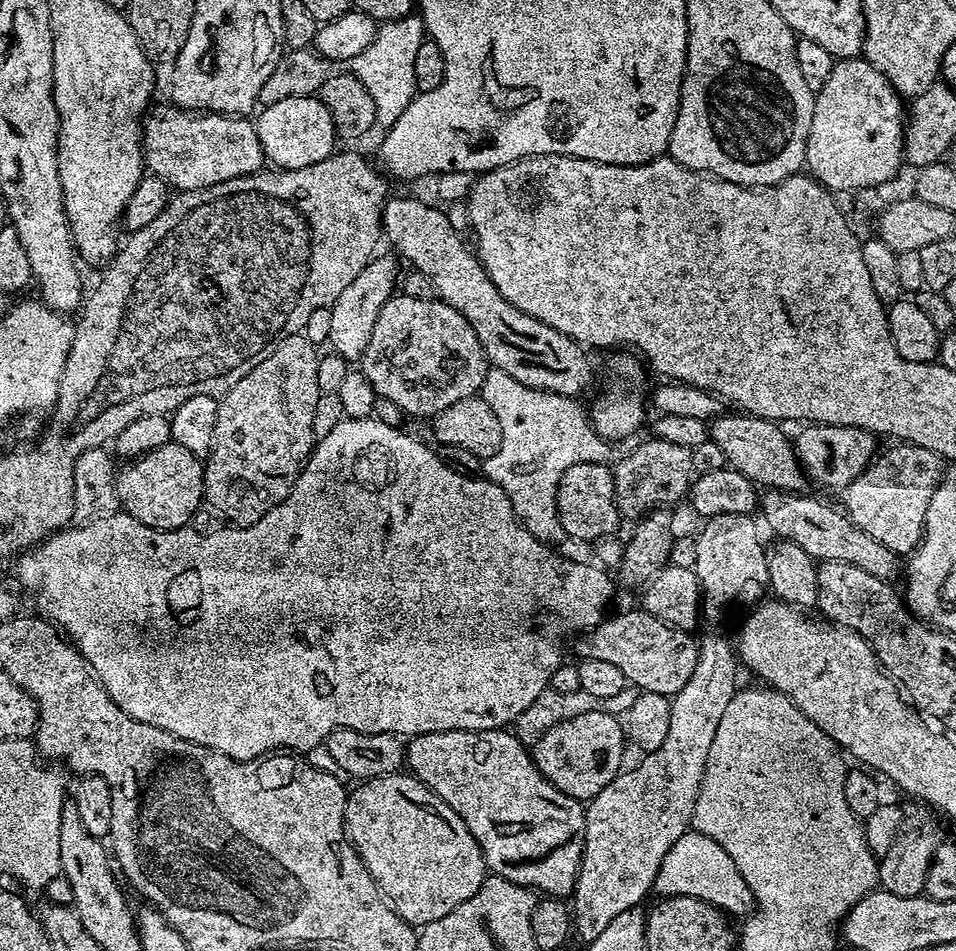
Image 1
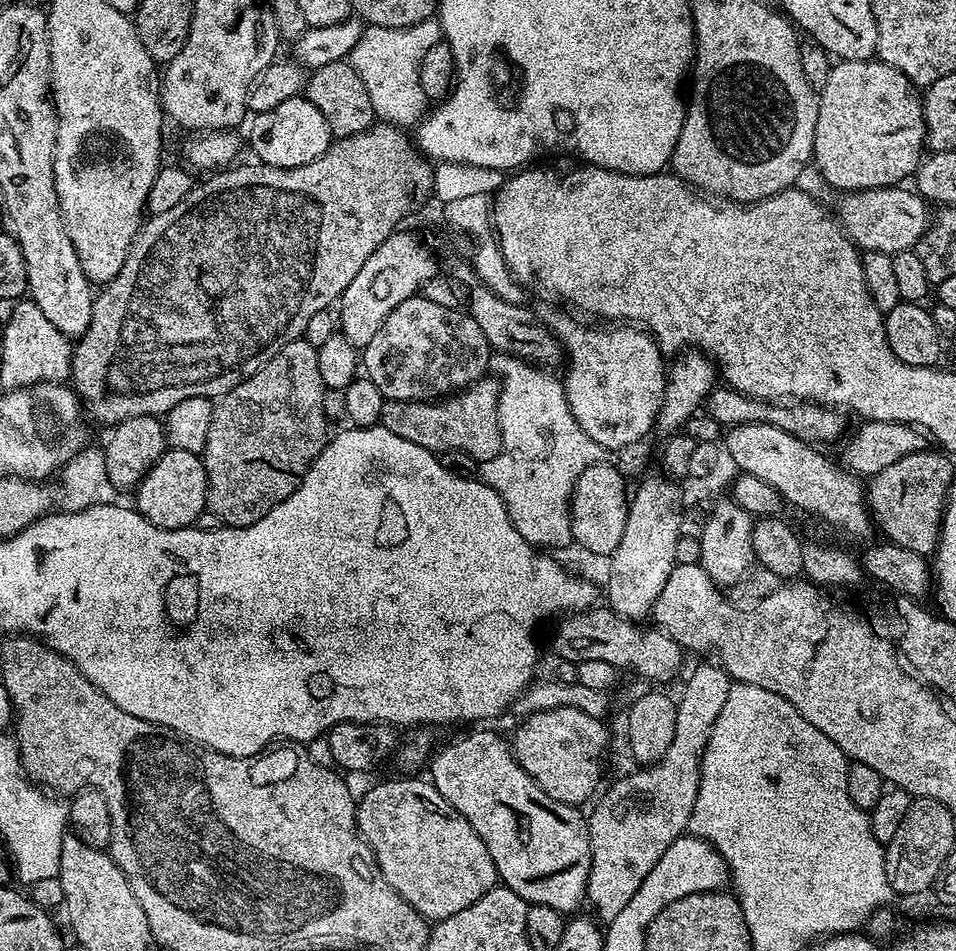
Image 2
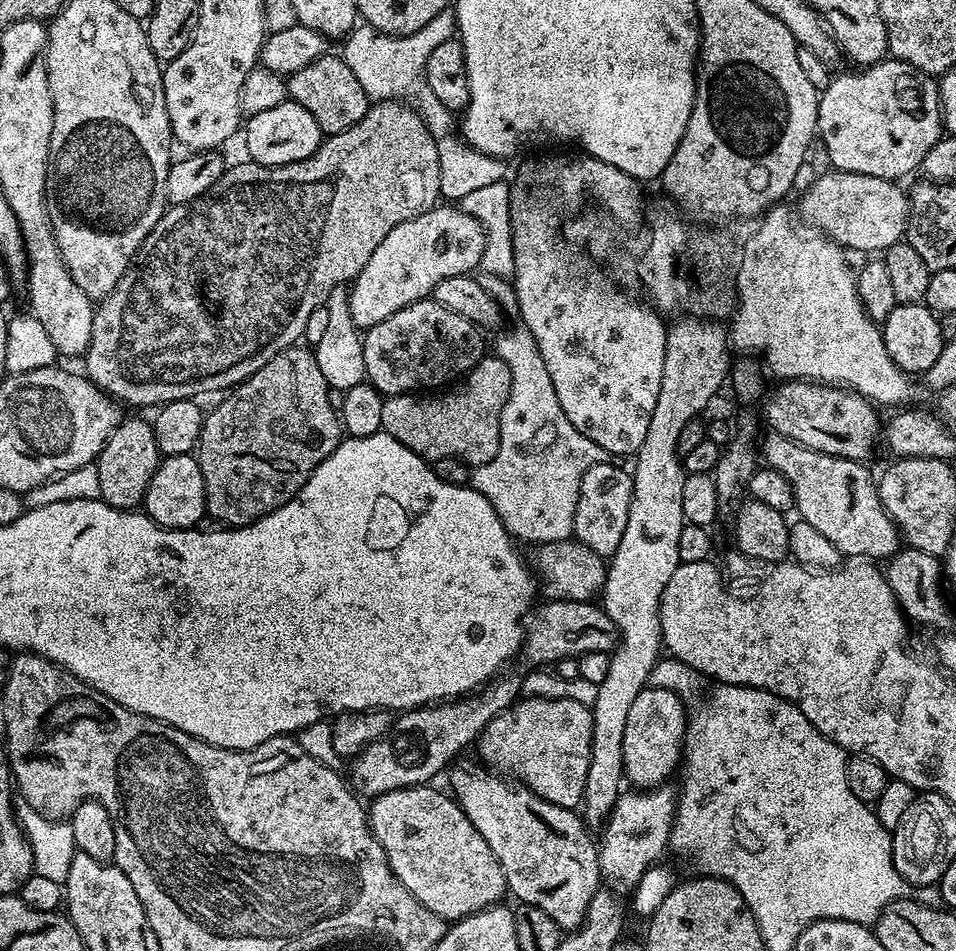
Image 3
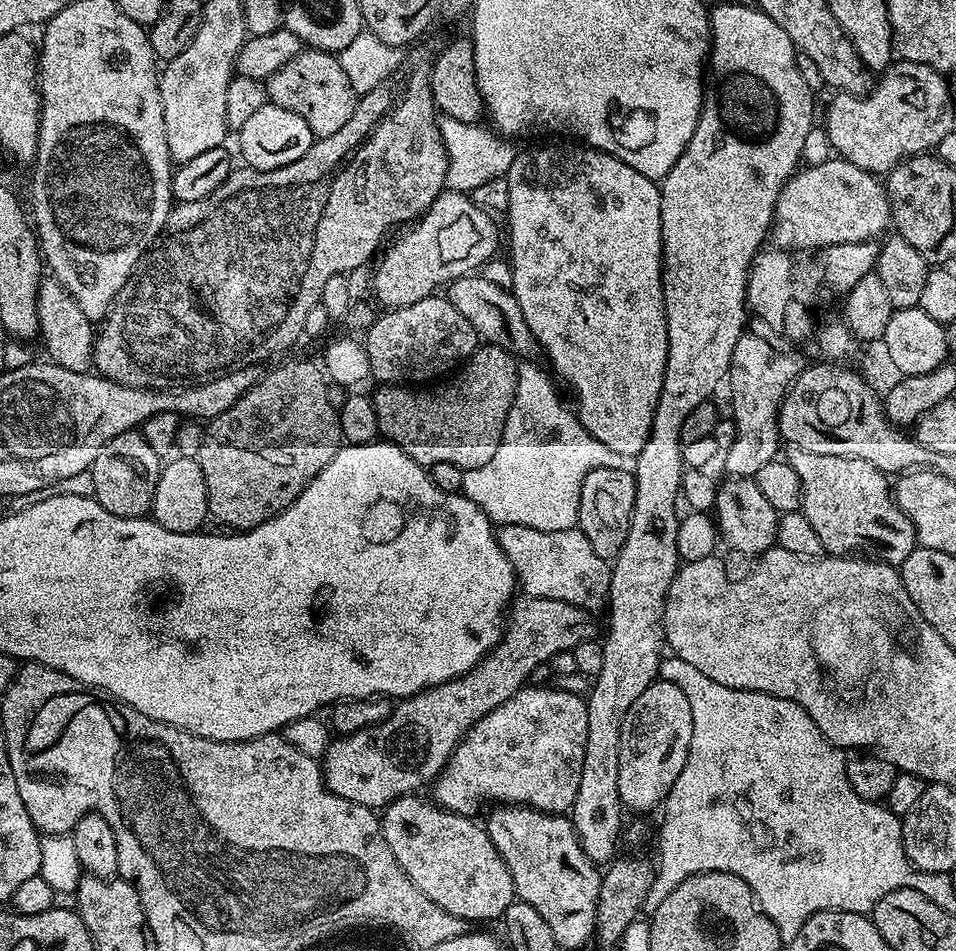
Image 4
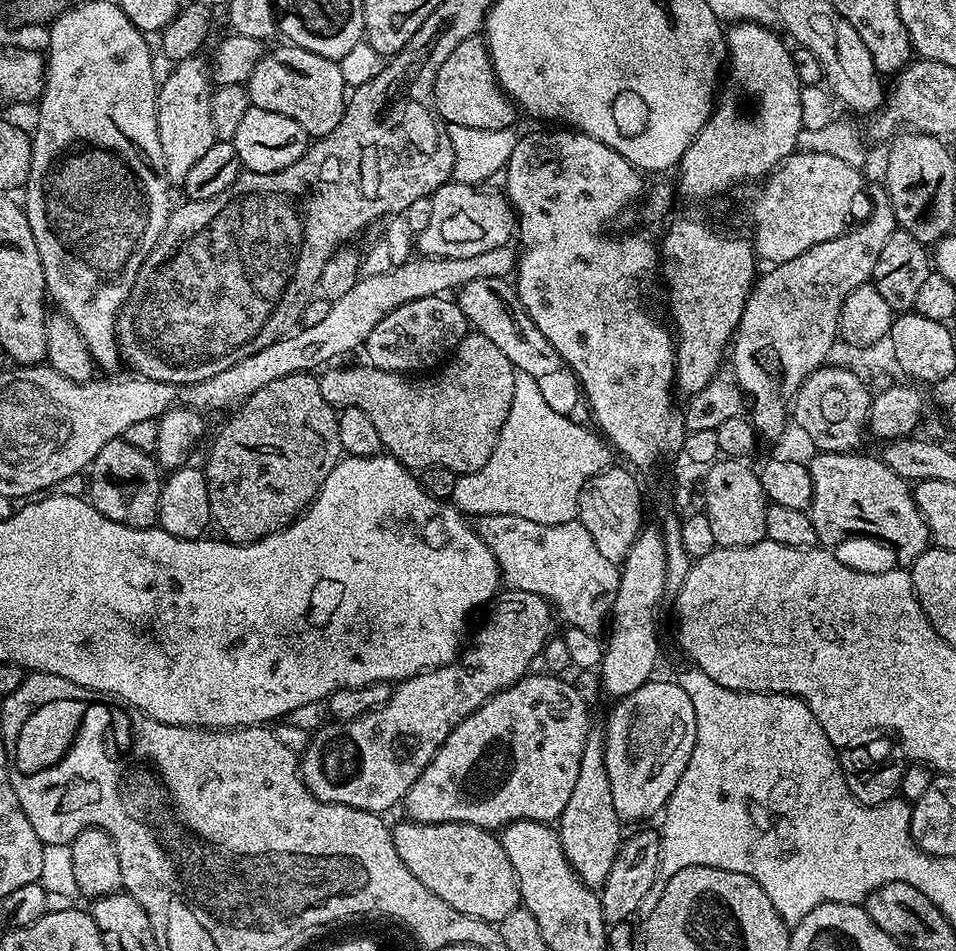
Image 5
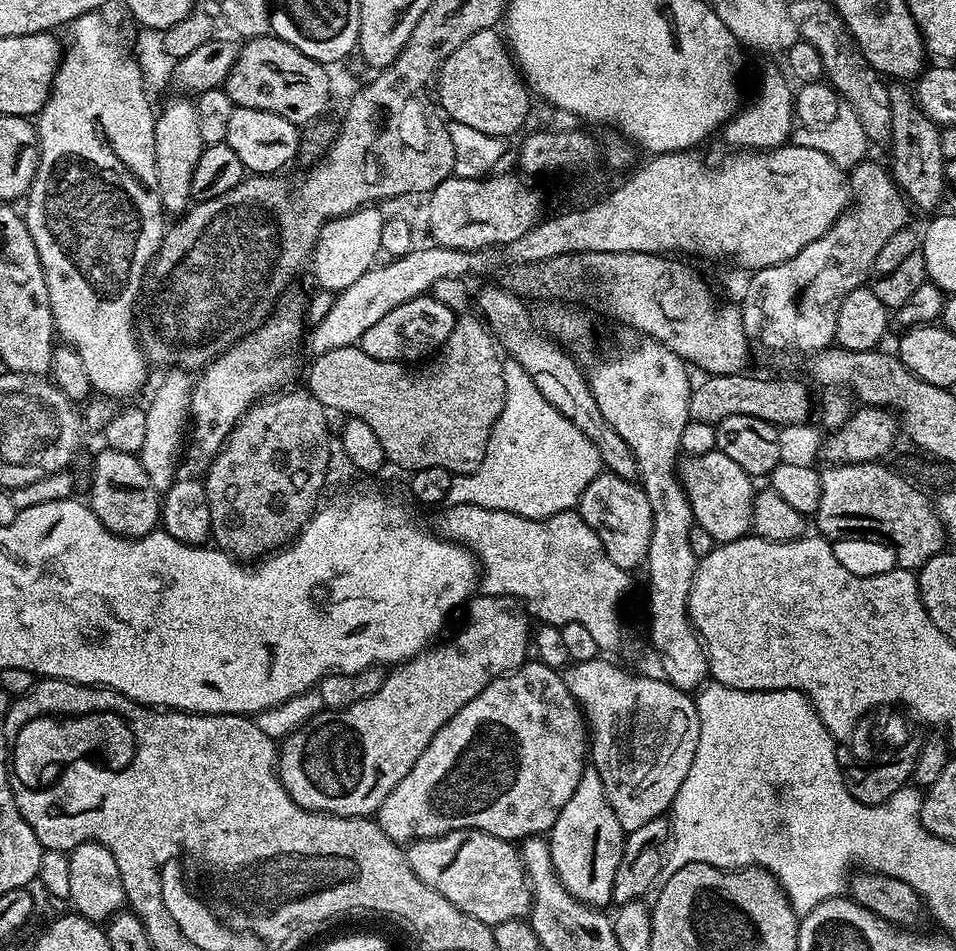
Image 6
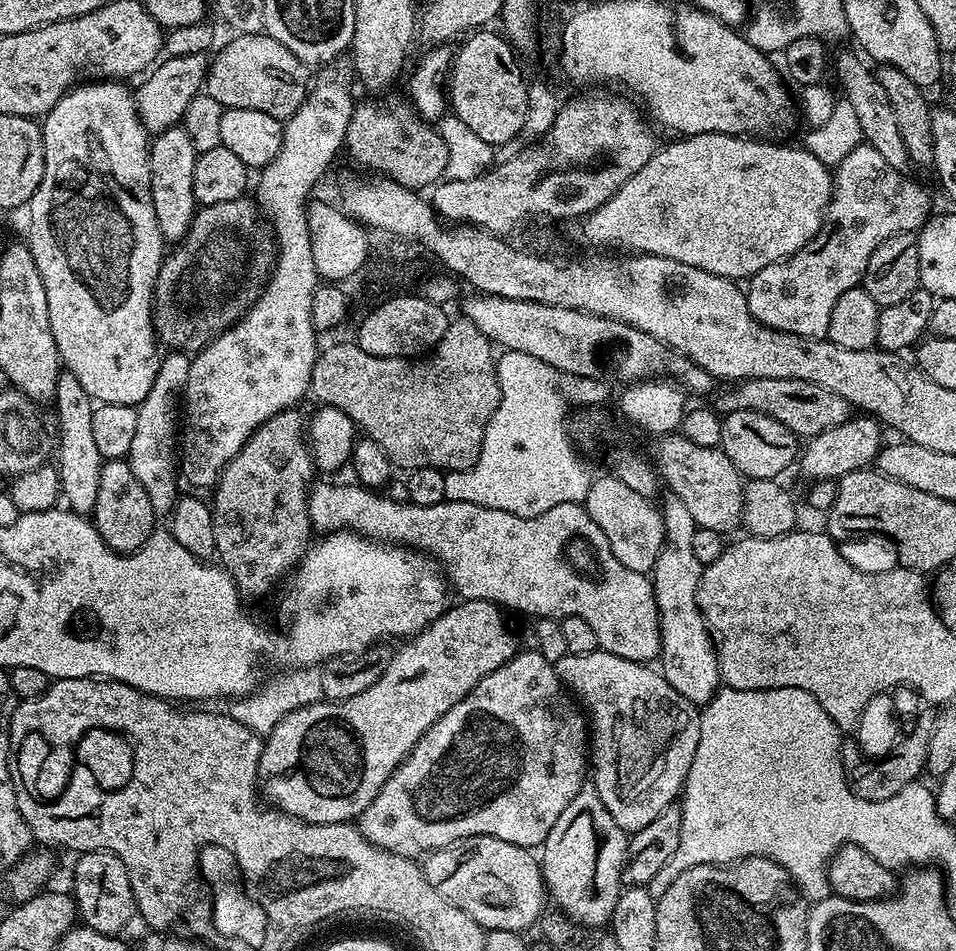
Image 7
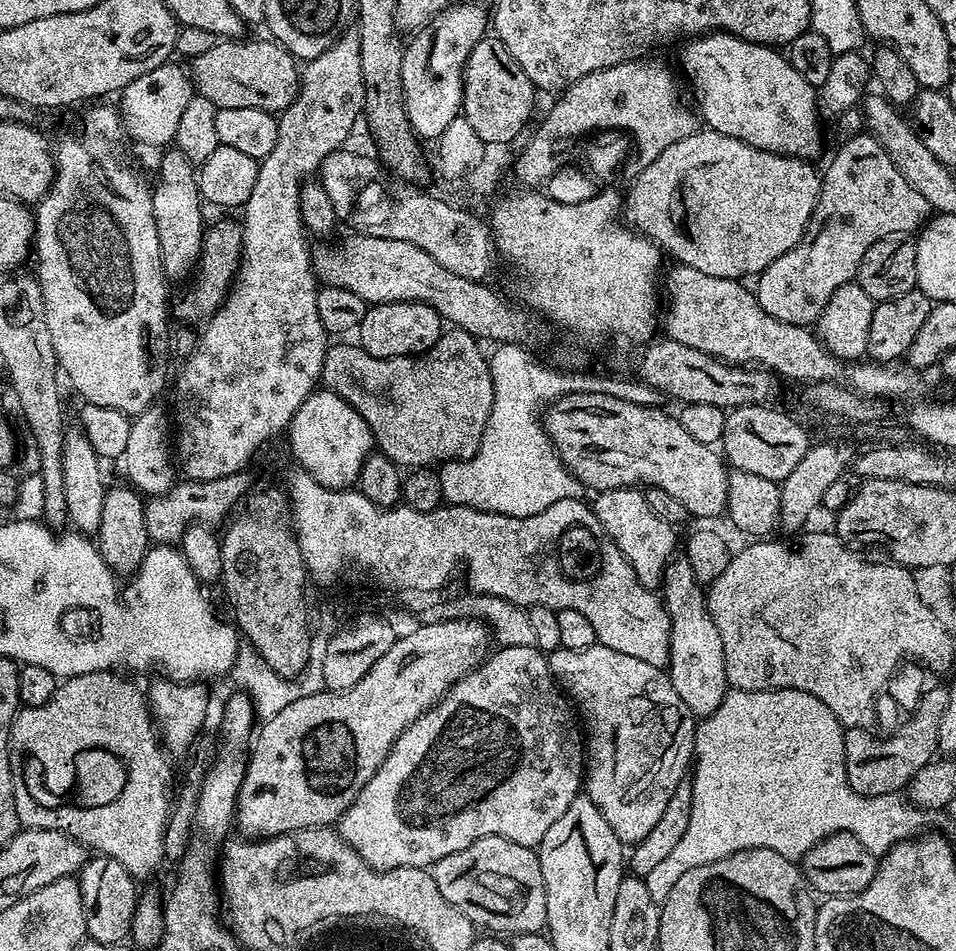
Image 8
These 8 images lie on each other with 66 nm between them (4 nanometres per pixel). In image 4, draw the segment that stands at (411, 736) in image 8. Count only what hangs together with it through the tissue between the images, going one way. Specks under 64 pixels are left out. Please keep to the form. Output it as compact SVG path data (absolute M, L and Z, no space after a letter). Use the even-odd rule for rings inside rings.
M532 688L518 690L502 706L490 710L486 718L479 720L466 733L460 745L436 777L435 803L448 812L475 817L476 811L487 800L496 800L500 806L527 806L539 812L564 814L571 809L574 798L578 798L578 786L582 782L582 760L586 754L586 726L588 705L585 697L575 696L564 688Z

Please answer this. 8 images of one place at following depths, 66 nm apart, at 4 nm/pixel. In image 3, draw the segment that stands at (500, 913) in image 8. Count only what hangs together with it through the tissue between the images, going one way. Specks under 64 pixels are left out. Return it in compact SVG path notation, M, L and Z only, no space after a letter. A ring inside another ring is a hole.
M417 786L414 788L399 788L375 797L367 809L368 825L378 838L386 858L390 862L390 870L426 906L426 910L434 910L445 922L455 922L463 916L481 912L501 903L500 900L508 892L508 883L502 874L502 866L498 858L494 858L494 850L474 830L470 818L461 810L451 795L439 792L436 786Z

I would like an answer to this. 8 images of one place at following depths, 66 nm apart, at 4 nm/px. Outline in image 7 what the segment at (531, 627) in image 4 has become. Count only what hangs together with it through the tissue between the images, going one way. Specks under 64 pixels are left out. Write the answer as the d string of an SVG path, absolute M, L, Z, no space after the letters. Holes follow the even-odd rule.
M466 600L457 605L457 608L456 605L449 607L448 611L442 613L433 624L426 625L421 632L417 632L407 642L401 643L404 645L397 652L395 649L391 653L388 663L380 668L378 682L374 682L374 686L362 690L362 694L354 694L354 698L349 700L322 699L320 703L302 706L300 709L286 714L274 726L273 732L263 741L264 749L260 755L259 774L263 795L264 792L268 795L267 803L271 807L279 808L287 816L303 820L306 824L347 824L355 821L364 813L366 806L370 806L370 802L374 802L374 798L380 793L382 786L390 778L390 774L394 774L398 765L411 754L414 746L422 738L422 734L426 734L426 730L430 730L430 726L434 726L434 722L438 722L438 718L442 718L442 714L446 714L446 710L450 710L450 706L454 706L466 694L470 694L470 690L474 690L478 686L478 682L482 682L482 678L486 678L486 674L498 670L498 666L510 662L510 658L516 656L518 651L516 636L512 633L507 618L503 616L505 613L502 611L501 605L491 604L485 600Z

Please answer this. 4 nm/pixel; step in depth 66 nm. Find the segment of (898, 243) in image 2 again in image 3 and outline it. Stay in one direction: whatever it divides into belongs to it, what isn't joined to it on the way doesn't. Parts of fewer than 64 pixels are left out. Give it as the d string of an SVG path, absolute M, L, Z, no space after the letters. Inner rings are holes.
M828 170L805 190L798 203L798 212L805 224L817 228L846 250L880 254L901 243L908 230L910 196L900 187L897 181L886 178Z

